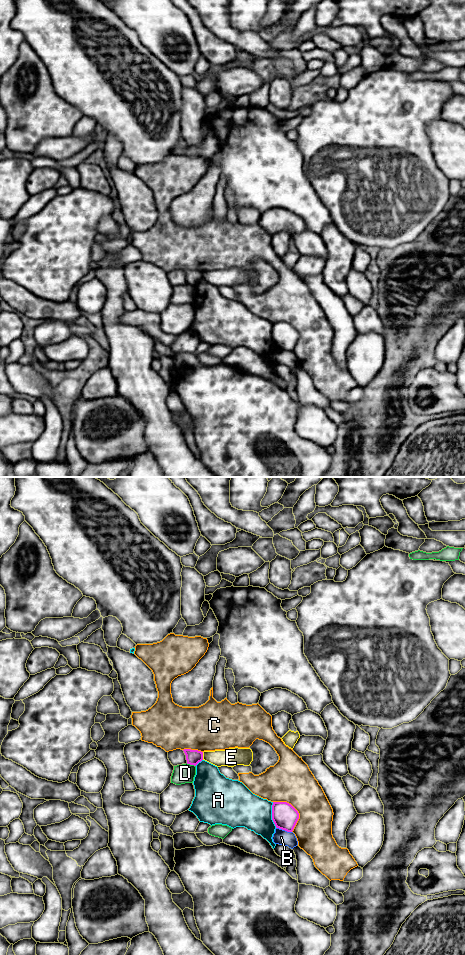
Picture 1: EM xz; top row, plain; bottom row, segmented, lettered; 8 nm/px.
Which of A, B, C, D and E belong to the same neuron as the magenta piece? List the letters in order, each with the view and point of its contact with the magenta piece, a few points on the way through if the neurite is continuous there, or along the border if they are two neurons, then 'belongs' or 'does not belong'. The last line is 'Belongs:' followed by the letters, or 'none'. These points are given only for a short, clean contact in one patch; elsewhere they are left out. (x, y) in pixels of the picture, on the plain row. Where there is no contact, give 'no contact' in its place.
A: contact xz (272, 335); does not belong
B: contact xz (284, 349); does not belong
C: contact xz (295, 329); does not belong
D: contact xz (191, 284); does not belong
E: contact xz (202, 276); border xz (202, 272), (203, 279); does not belong
Belongs: none

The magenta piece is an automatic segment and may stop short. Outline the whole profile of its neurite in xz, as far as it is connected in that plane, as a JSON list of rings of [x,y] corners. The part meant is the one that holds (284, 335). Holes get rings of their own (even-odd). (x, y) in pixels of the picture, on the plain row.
[[[273,322],[272,340],[276,348],[292,352],[299,339],[298,331],[287,322]]]

